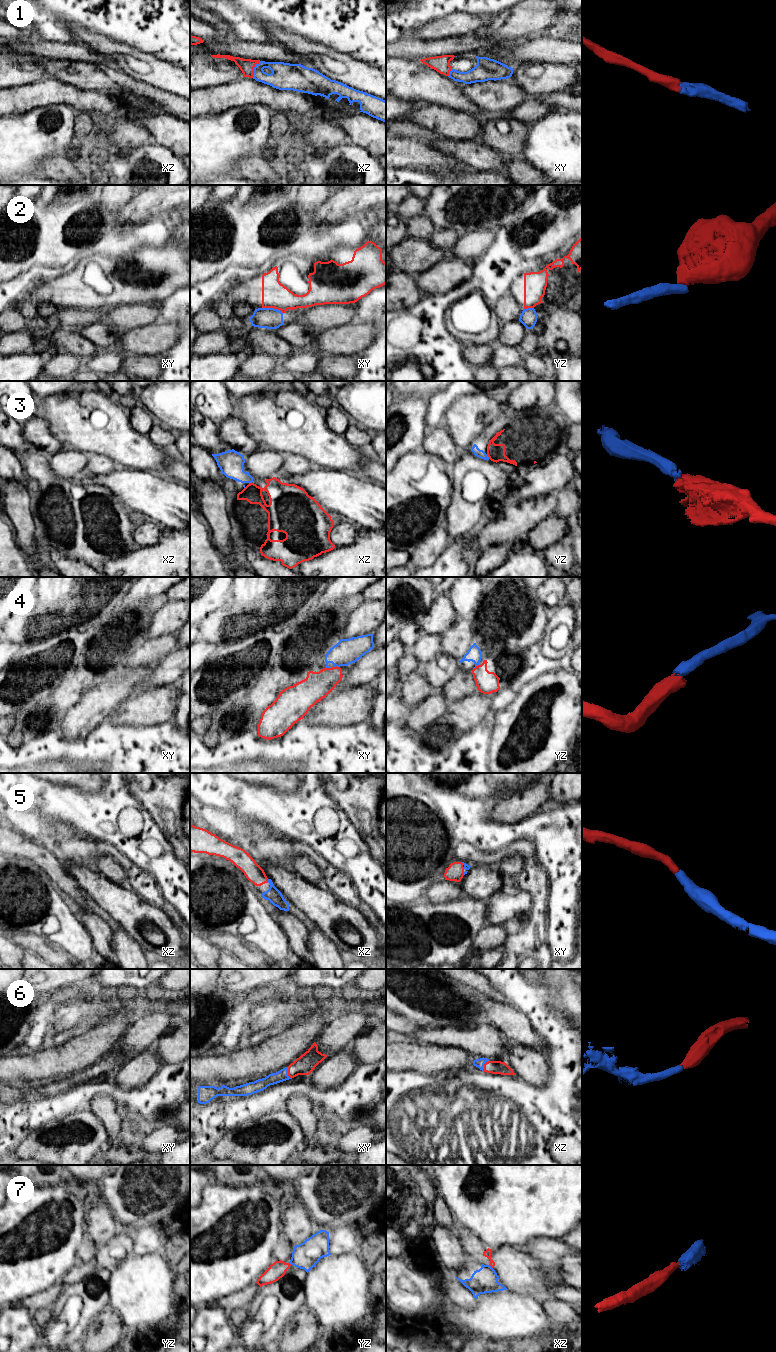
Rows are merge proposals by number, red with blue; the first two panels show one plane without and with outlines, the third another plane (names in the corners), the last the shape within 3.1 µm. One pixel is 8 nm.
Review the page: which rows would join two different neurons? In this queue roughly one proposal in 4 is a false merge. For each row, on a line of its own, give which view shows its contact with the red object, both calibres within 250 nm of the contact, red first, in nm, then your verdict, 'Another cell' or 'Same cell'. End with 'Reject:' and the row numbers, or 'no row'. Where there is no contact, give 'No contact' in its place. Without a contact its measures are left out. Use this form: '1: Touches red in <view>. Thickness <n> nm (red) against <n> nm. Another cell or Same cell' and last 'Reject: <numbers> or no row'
1: Touches red in xz. Thickness 110 nm (red) against 200 nm. Same cell
2: Touches red in xy. Thickness 220 nm (red) against 170 nm. Another cell
3: Touches red in yz. Thickness 140 nm (red) against 70 nm. Same cell
4: Touches red in xy. Thickness 220 nm (red) against 200 nm. Another cell
5: Touches red in xz. Thickness 150 nm (red) against 120 nm. Same cell
6: Touches red in xy. Thickness 160 nm (red) against 90 nm. Same cell
7: Touches red in xz. Thickness 60 nm (red) against 200 nm. Another cell
Reject: 2, 4, 7

